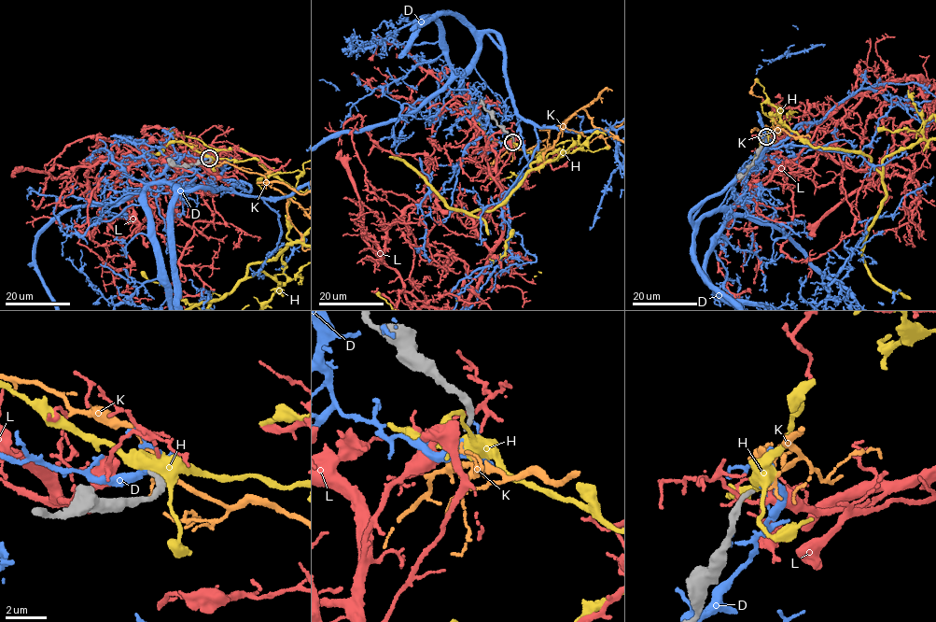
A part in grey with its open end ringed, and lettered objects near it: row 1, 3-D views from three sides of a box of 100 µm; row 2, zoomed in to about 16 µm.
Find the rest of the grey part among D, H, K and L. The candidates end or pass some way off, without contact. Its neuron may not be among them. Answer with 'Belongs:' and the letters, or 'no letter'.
Belongs: no letter

